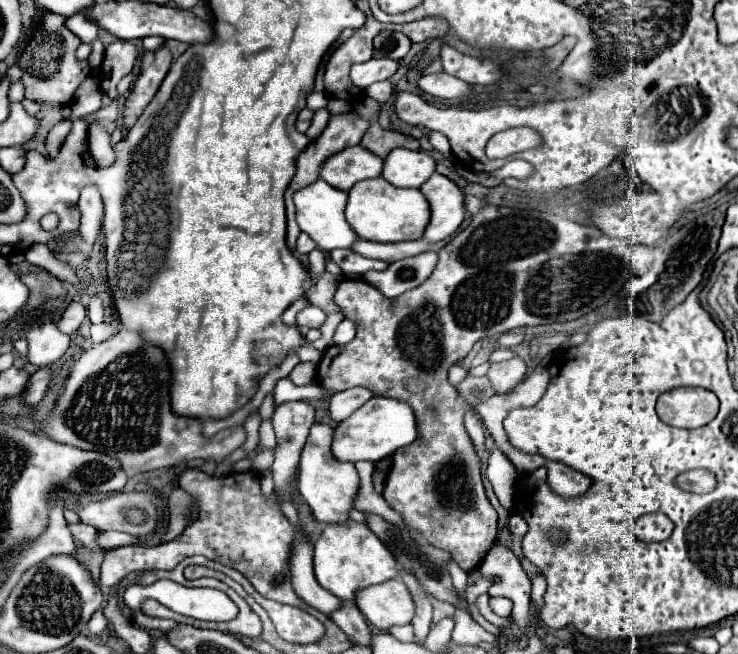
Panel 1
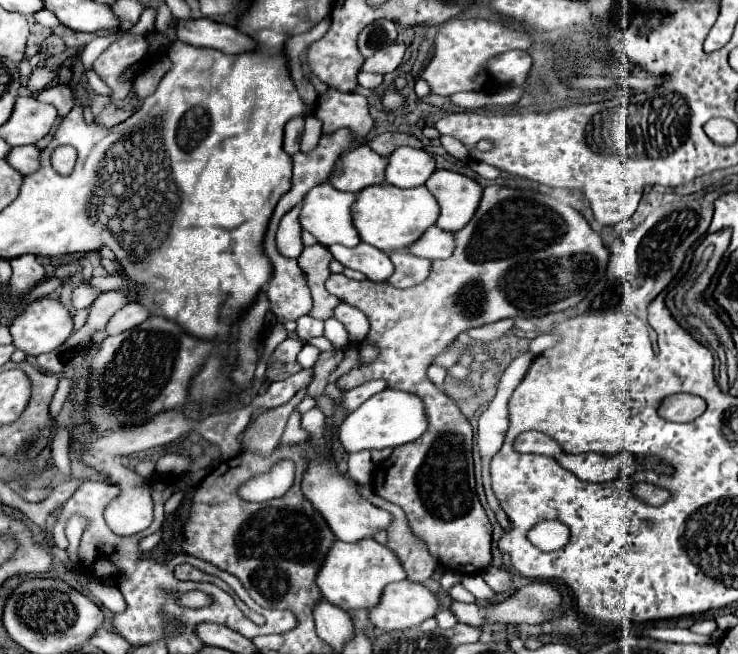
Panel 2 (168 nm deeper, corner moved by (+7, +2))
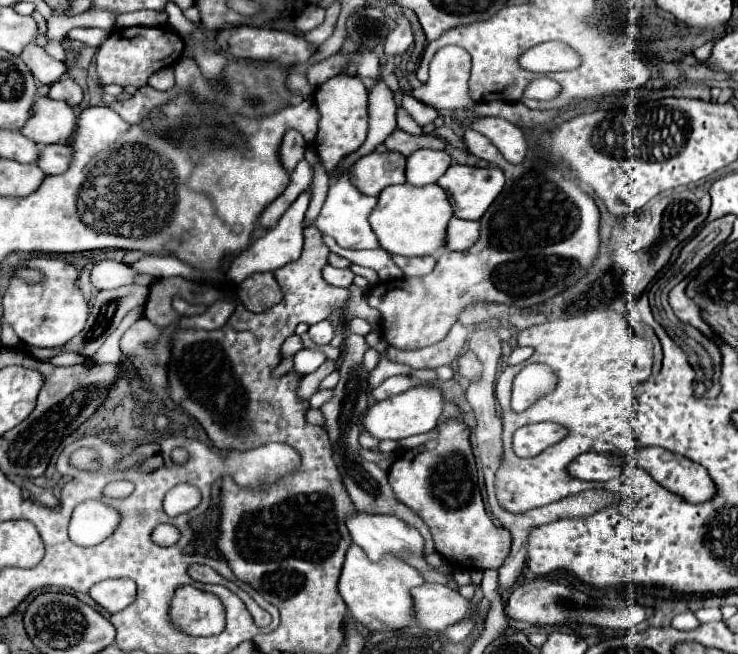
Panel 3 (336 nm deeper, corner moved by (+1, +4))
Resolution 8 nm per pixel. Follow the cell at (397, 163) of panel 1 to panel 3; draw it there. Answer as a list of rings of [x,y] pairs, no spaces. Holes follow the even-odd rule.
[[[417,149],[407,157],[405,179],[409,185],[429,185],[437,183],[437,179],[451,165],[451,157],[445,151],[433,149]]]

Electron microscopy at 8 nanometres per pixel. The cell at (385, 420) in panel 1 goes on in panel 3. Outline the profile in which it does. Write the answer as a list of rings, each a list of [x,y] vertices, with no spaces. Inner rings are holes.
[[[423,383],[423,385],[415,385],[413,389],[407,389],[405,393],[387,397],[385,401],[373,403],[365,411],[361,425],[371,437],[375,437],[379,441],[383,441],[383,439],[399,441],[399,439],[407,439],[411,435],[419,435],[419,433],[427,433],[427,431],[435,429],[435,425],[441,417],[441,409],[443,409],[441,391],[429,383]]]

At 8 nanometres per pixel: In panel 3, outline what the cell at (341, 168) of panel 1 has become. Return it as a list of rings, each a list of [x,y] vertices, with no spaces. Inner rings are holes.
[[[369,153],[349,171],[349,181],[365,195],[379,195],[385,187],[405,183],[405,157],[401,153]]]

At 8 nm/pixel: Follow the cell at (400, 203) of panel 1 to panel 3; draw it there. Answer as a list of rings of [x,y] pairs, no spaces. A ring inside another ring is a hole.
[[[391,185],[385,187],[379,197],[373,213],[369,215],[369,223],[373,233],[379,239],[379,245],[391,255],[405,257],[423,257],[431,255],[445,245],[445,229],[449,219],[453,217],[453,209],[447,193],[439,185]]]

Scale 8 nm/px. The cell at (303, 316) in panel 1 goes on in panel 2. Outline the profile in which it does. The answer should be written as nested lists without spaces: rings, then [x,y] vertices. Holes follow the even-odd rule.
[[[303,315],[297,321],[297,335],[301,341],[307,341],[311,337],[321,337],[323,335],[323,321],[311,319],[309,315]]]

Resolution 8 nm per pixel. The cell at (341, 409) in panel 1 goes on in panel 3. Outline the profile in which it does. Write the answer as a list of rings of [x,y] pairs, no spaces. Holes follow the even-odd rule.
[[[395,375],[395,377],[389,377],[387,381],[383,381],[379,387],[371,389],[371,395],[373,395],[377,401],[383,401],[383,399],[387,399],[387,397],[391,397],[391,395],[397,395],[397,393],[401,393],[401,391],[411,389],[415,383],[417,383],[417,381],[413,381],[413,379],[407,377],[407,375]]]

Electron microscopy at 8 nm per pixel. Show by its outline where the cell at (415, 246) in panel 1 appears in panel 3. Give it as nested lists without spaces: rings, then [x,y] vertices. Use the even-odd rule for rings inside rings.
[[[453,217],[447,225],[445,249],[465,251],[477,241],[477,237],[479,237],[479,221],[463,221]]]

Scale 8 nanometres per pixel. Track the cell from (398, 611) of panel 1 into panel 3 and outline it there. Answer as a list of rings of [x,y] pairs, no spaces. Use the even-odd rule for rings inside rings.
[[[423,583],[411,589],[413,619],[423,629],[443,631],[471,615],[471,603],[457,591],[439,583]]]

